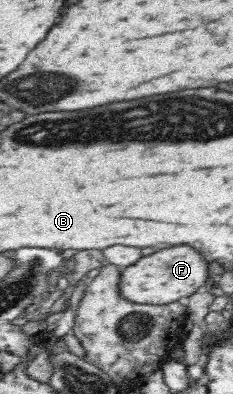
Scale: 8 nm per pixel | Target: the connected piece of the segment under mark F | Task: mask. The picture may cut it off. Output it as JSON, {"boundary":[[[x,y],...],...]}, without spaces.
{"boundary":[[[173,246],[167,250],[159,250],[151,256],[145,256],[135,266],[129,266],[121,276],[121,295],[131,302],[150,305],[187,300],[199,288],[203,288],[211,277],[209,260],[191,246]]]}

